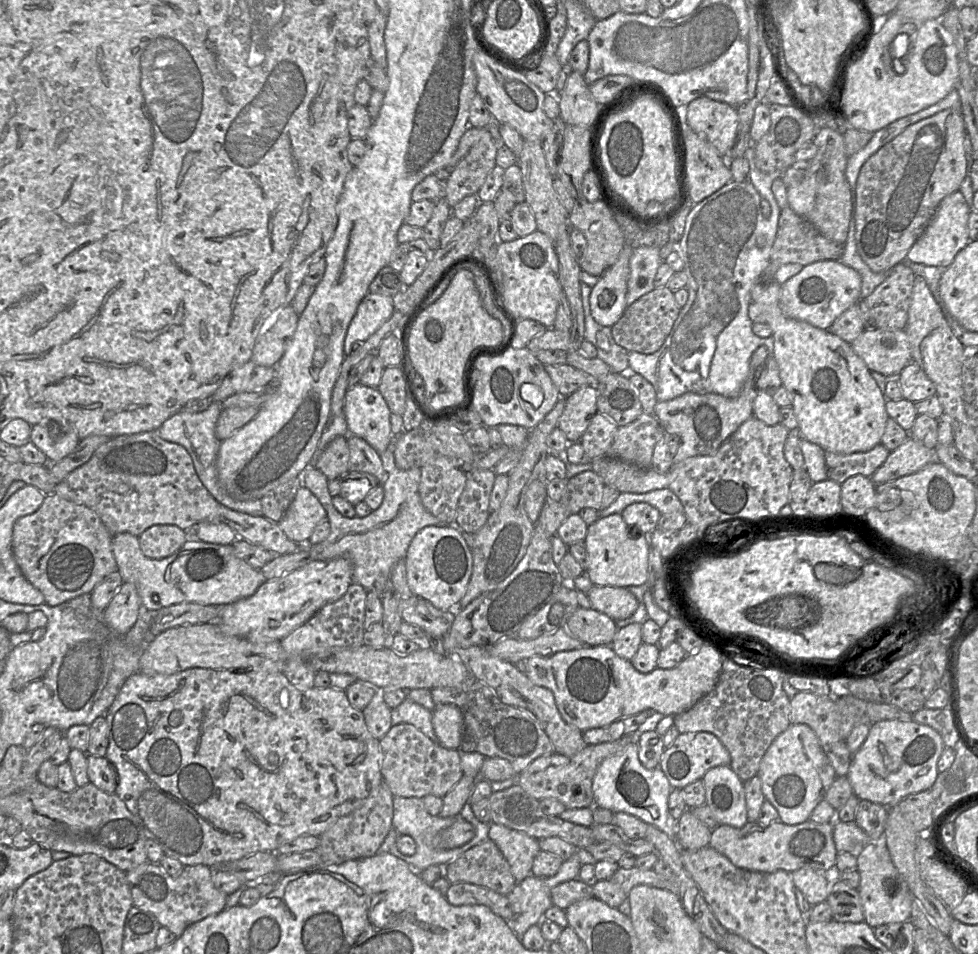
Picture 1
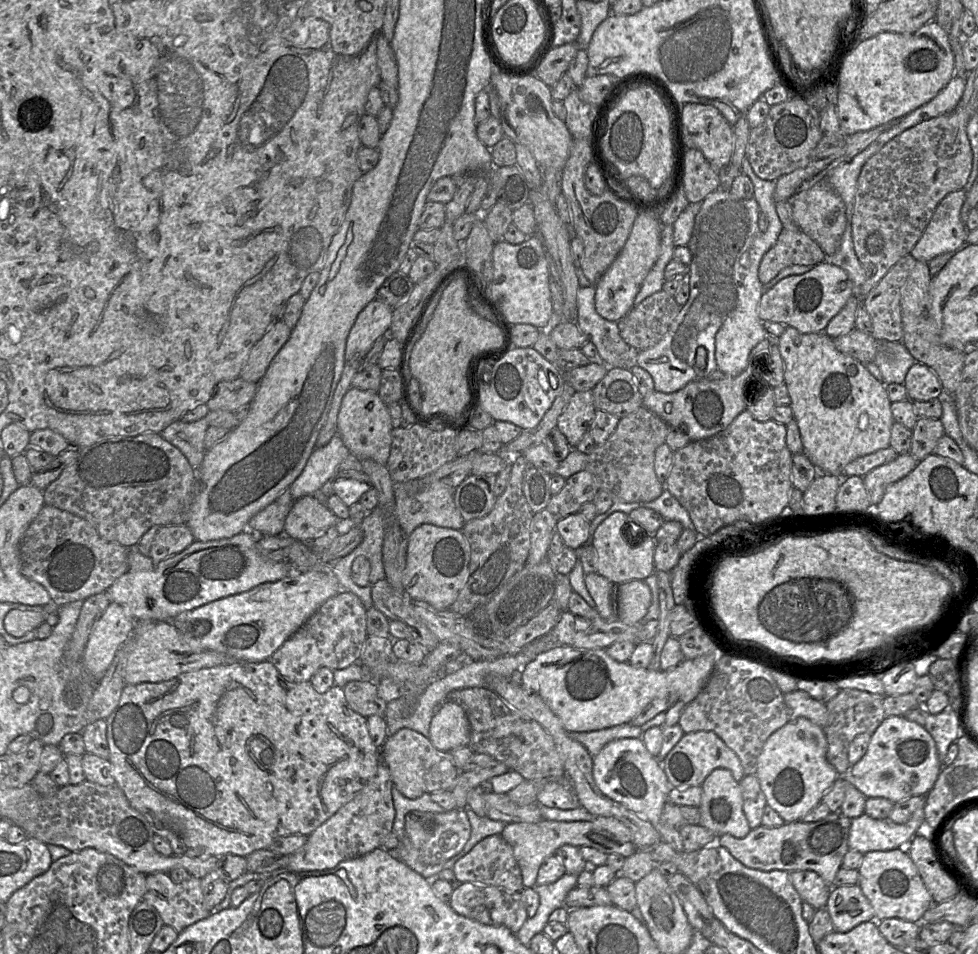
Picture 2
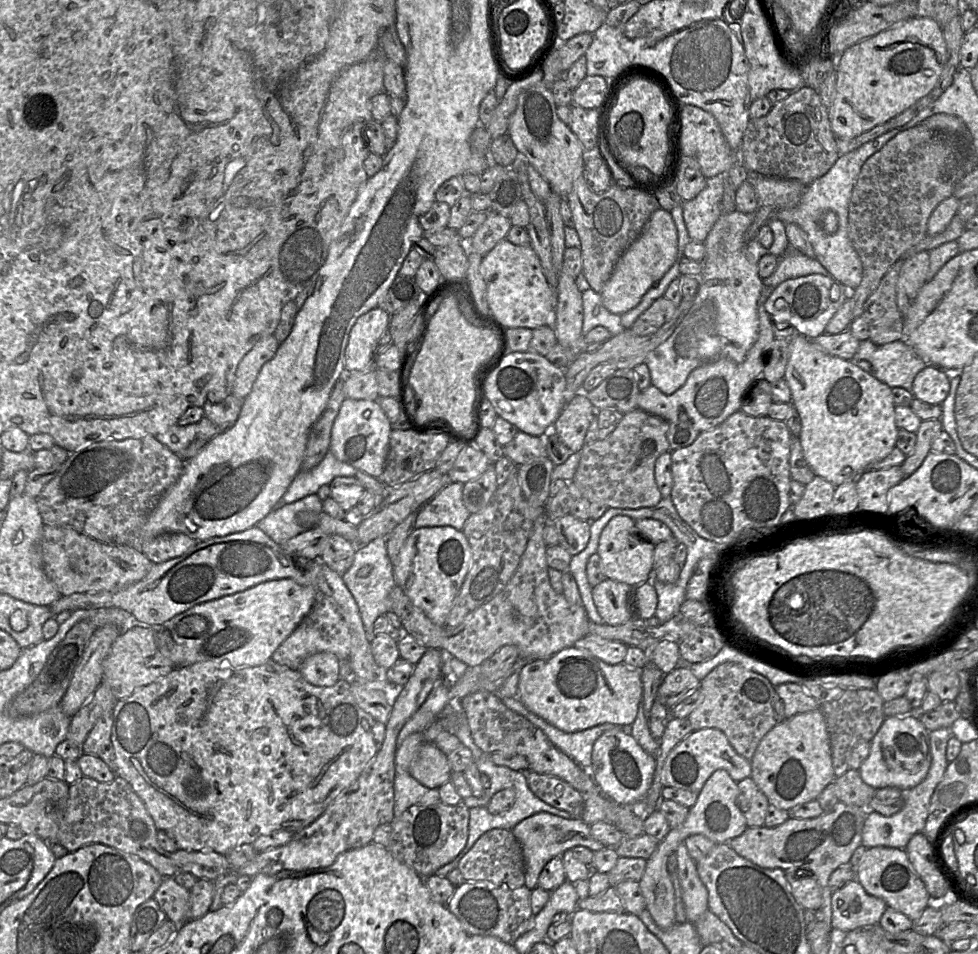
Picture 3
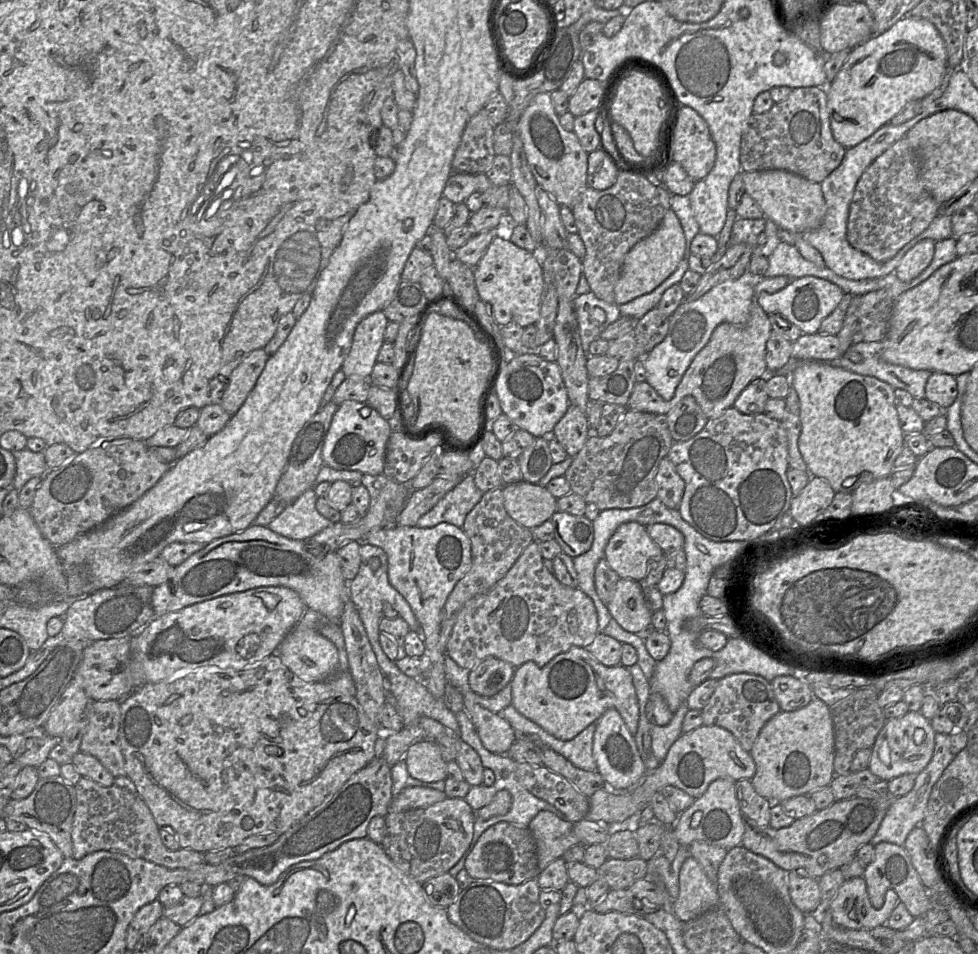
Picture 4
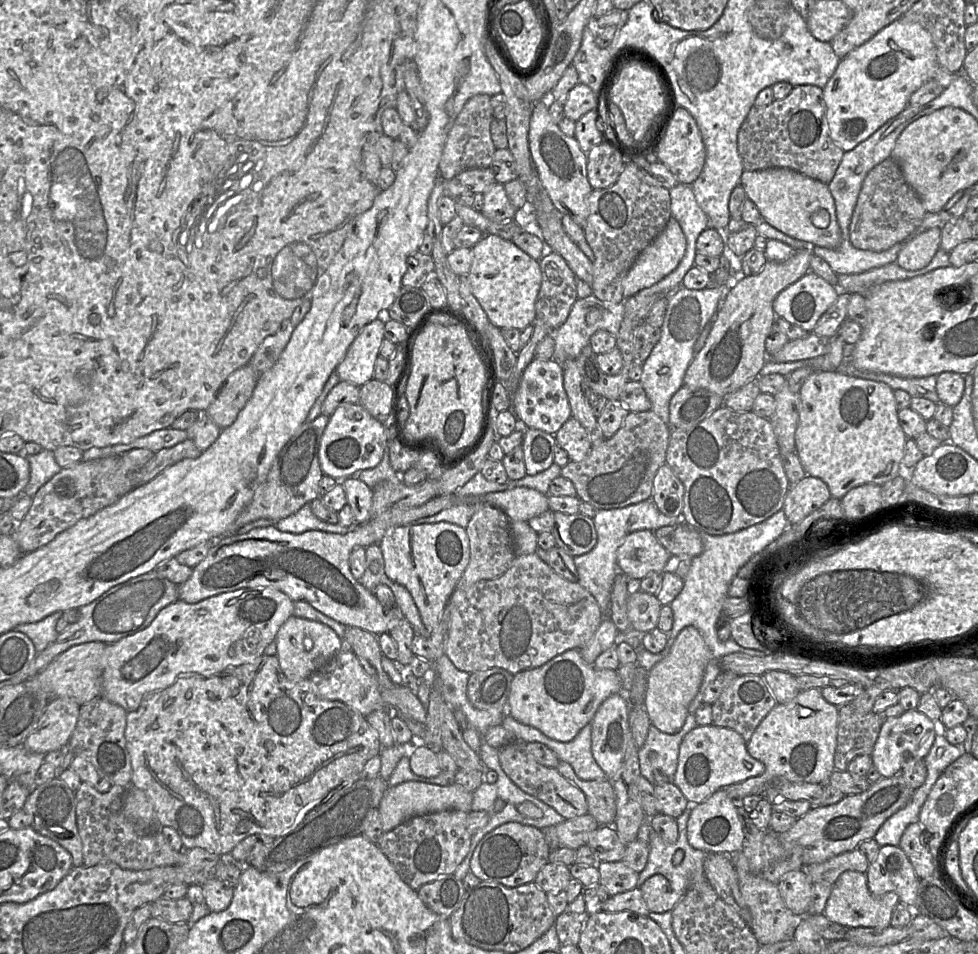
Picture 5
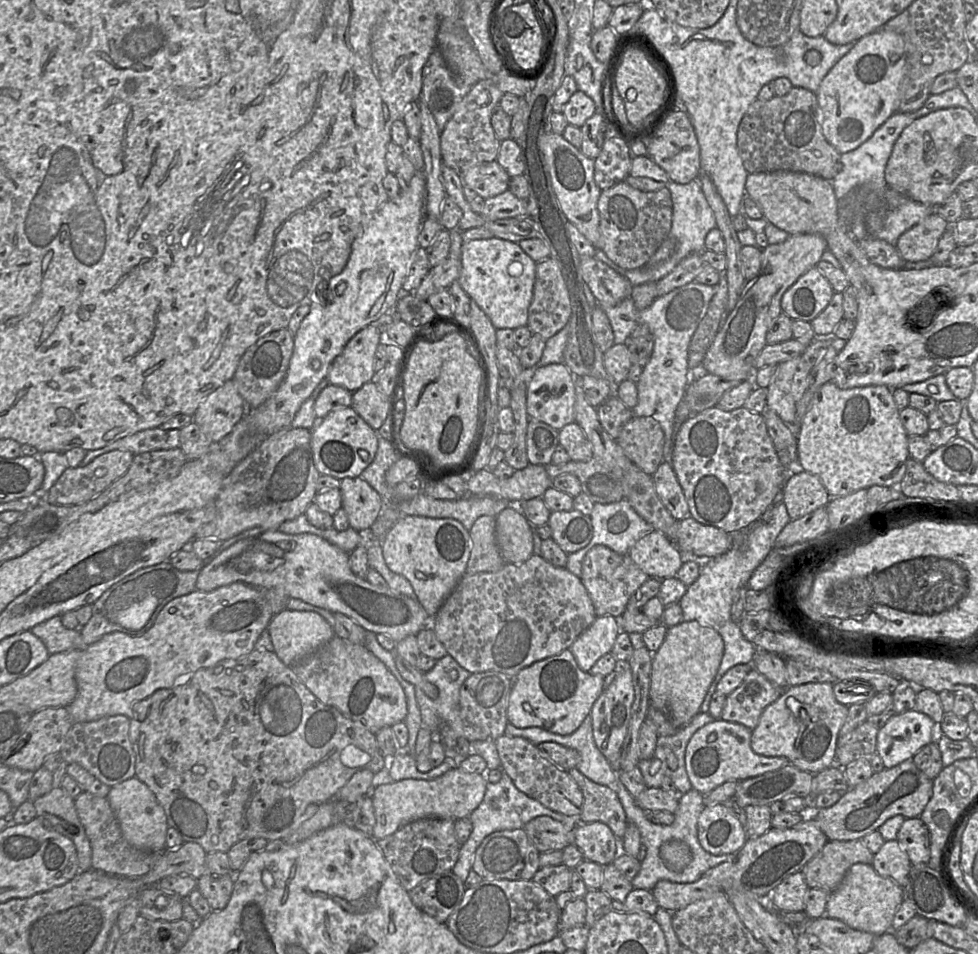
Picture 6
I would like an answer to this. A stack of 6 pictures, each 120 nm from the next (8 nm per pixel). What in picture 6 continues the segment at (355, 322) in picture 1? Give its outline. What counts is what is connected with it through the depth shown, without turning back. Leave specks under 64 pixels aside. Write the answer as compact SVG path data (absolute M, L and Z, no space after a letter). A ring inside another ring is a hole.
M370 324L356 333L332 362L326 376L328 382L355 392L365 383L375 380L374 357L376 349L383 339L384 326L382 327L382 324Z

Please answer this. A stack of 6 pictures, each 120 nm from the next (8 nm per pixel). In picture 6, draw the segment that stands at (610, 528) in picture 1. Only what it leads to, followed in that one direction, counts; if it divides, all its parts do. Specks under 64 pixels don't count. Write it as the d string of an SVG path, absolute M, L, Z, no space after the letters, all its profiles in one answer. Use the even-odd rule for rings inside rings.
M651 531L629 550L629 557L649 577L659 580L676 577L685 555L663 533Z

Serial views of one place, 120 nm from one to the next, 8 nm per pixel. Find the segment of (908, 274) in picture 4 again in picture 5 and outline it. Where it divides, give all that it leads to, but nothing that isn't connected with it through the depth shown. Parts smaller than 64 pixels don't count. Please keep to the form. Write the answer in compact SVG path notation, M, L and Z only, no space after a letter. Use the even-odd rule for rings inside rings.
M930 228L911 239L898 253L895 261L905 270L926 267L940 249L941 228Z

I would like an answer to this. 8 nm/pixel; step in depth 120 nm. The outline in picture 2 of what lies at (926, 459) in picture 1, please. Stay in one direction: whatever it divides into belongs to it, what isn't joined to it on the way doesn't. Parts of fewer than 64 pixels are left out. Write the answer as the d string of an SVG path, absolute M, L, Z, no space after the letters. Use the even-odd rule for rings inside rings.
M910 453L898 455L893 461L881 465L863 477L871 506L879 504L886 488L911 473L918 465L918 461Z

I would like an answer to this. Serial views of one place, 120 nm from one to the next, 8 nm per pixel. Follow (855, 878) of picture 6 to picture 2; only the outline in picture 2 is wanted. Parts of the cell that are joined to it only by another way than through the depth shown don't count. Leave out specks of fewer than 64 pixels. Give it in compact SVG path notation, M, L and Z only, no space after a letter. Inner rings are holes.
M858 884L831 887L826 909L835 931L846 933L859 924L876 921L875 912Z

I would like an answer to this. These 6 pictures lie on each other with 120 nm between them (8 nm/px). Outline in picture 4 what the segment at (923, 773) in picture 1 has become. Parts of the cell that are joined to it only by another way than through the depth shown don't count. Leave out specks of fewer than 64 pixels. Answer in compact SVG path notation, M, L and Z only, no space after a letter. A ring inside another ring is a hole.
M908 711L905 715L887 719L878 733L873 747L868 768L882 781L903 774L919 774L932 758L936 732L920 711Z

